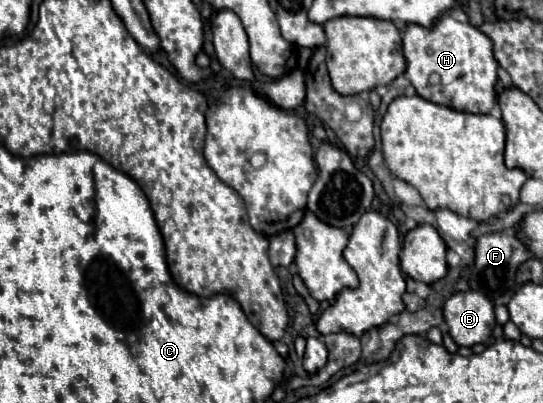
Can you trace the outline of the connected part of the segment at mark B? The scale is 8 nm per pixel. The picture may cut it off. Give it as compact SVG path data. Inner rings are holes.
M455 292L443 304L443 318L449 336L459 346L475 346L485 342L495 328L493 304L479 292Z

